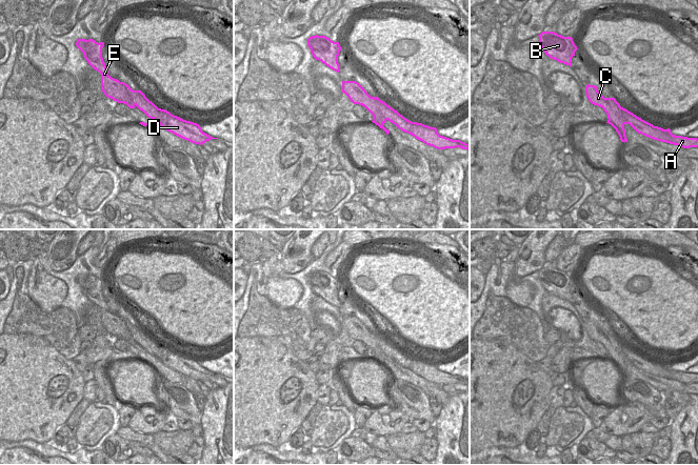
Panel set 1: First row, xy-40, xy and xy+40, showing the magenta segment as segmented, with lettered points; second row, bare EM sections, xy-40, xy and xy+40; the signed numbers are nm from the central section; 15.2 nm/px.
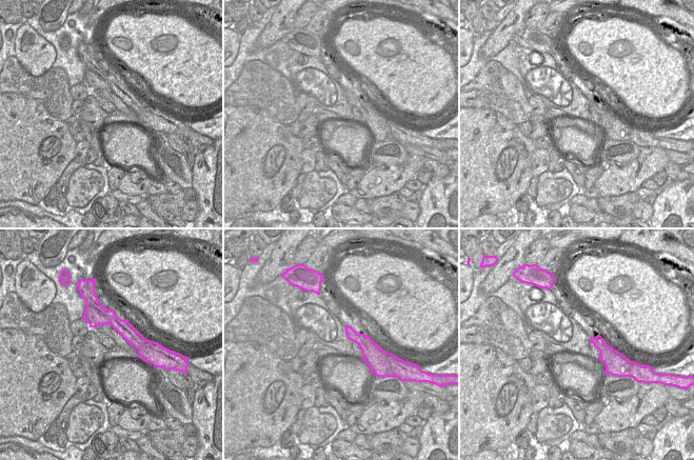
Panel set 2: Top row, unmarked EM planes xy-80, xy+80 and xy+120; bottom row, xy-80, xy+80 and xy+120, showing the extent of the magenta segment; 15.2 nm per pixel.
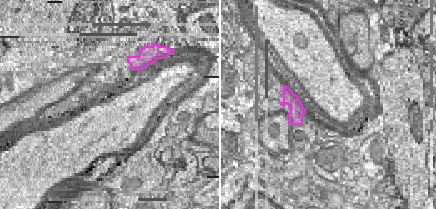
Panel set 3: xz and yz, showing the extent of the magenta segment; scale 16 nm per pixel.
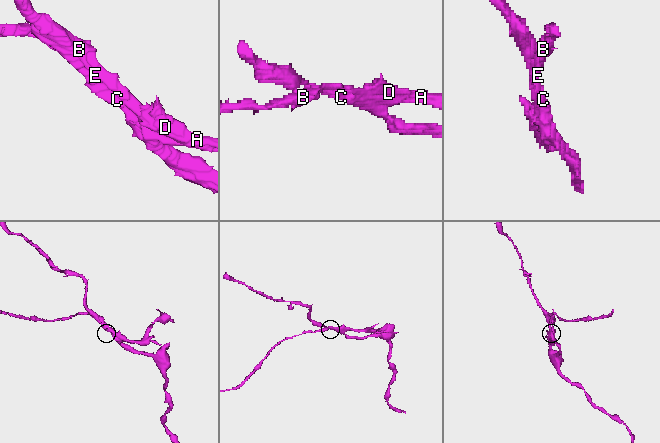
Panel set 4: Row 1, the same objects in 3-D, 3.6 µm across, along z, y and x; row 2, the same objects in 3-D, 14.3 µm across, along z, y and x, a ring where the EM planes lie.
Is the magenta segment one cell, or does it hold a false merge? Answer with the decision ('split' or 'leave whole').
split

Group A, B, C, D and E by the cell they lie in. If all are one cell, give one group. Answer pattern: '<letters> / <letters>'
A B D E / C

